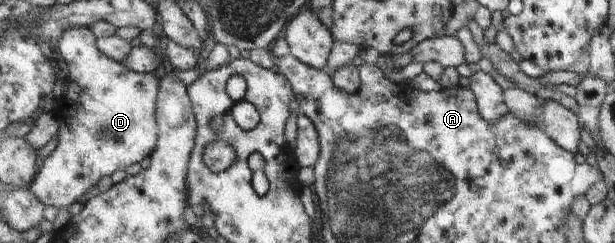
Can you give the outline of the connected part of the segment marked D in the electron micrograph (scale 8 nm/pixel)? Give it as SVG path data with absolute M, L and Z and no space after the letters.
M75 27L63 33L57 50L68 66L69 78L66 92L53 111L59 129L55 150L43 160L39 174L29 187L47 207L69 208L73 202L85 200L89 190L97 187L99 180L115 174L117 170L129 168L156 150L159 128L156 119L159 95L159 74L138 73L127 68L125 63L112 59L98 47L98 38L89 27Z

